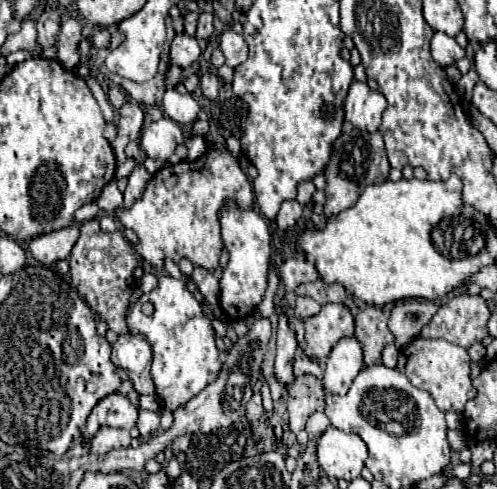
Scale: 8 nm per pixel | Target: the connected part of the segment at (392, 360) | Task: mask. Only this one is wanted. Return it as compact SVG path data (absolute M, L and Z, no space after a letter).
M387 344L387 346L383 348L383 352L381 352L381 362L383 362L385 366L389 366L389 368L395 368L395 364L397 364L397 354L399 354L397 346L395 346L395 344Z

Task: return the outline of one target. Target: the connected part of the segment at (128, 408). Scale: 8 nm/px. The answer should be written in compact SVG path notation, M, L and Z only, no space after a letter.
M113 392L103 402L97 402L97 406L91 410L87 418L87 428L85 428L85 438L91 440L95 430L99 426L115 426L115 428L127 428L131 430L137 422L137 408L123 396L121 392Z

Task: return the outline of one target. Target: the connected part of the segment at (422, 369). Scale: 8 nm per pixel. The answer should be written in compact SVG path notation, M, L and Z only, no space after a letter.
M417 336L415 340L411 340L405 348L403 354L407 356L407 364L405 364L405 374L409 378L409 382L419 388L425 390L433 396L435 404L443 410L443 412L461 412L463 406L467 404L467 400L475 398L475 388L471 384L471 370L469 370L469 354L463 346L451 344L447 340L441 338L423 338Z

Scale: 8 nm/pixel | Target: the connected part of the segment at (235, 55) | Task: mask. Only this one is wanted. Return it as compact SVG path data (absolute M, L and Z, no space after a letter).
M229 28L221 34L219 48L225 54L225 64L231 68L237 68L239 64L243 64L247 60L247 54L249 54L245 38L241 34L237 34L233 28Z

